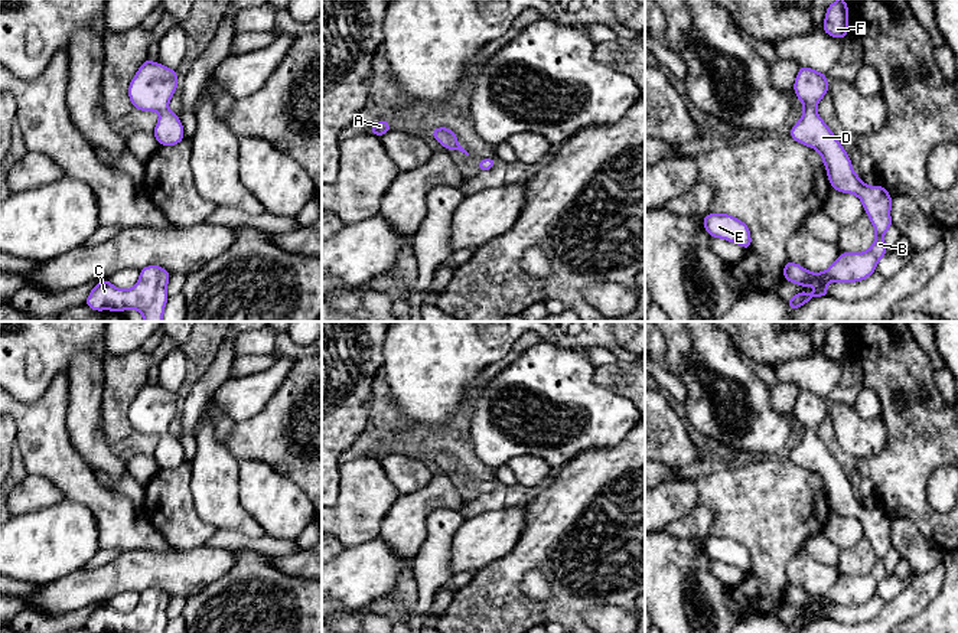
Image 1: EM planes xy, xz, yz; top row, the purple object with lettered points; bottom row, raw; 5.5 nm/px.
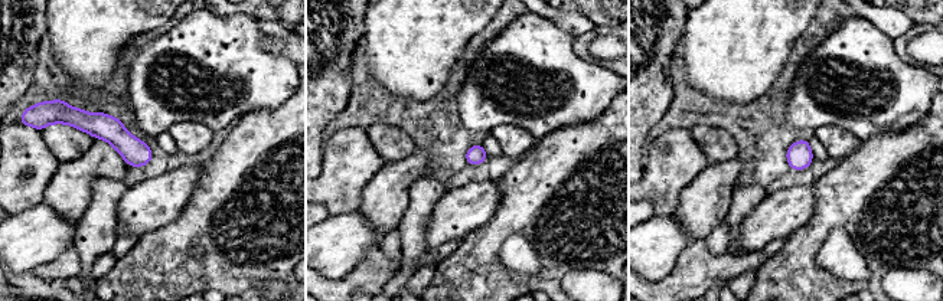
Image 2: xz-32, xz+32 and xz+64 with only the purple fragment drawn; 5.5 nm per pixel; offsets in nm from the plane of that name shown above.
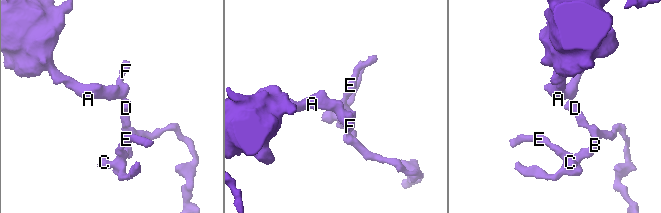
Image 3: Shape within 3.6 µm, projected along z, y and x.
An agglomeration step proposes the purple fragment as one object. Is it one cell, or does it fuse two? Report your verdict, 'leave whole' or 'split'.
leave whole

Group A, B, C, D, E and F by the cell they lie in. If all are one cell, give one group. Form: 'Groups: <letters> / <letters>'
Groups: A B C D E F

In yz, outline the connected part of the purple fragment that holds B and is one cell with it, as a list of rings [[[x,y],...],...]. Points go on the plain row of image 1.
[[[801,389],[794,414],[804,427],[804,437],[791,451],[789,460],[796,466],[815,472],[825,487],[830,508],[834,513],[853,516],[860,521],[864,535],[870,541],[876,562],[866,575],[841,575],[835,585],[824,596],[809,596],[807,591],[786,584],[783,591],[785,604],[798,608],[815,608],[815,614],[796,616],[788,623],[788,630],[796,633],[799,629],[811,624],[815,619],[830,619],[828,604],[853,606],[863,604],[876,594],[877,585],[887,577],[884,557],[893,548],[890,542],[892,519],[882,509],[866,509],[851,489],[850,480],[835,461],[828,448],[821,443],[815,430],[828,415],[827,398],[808,389]]]

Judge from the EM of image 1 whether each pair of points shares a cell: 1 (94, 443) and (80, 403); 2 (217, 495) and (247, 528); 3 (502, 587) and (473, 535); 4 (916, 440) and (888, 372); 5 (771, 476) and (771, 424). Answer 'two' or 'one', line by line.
1: one
2: one
3: two
4: one
5: two

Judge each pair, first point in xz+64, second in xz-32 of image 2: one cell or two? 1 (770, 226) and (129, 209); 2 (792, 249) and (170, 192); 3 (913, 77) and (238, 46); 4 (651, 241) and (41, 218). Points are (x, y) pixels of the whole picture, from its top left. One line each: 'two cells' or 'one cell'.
1: one cell
2: two cells
3: one cell
4: one cell

